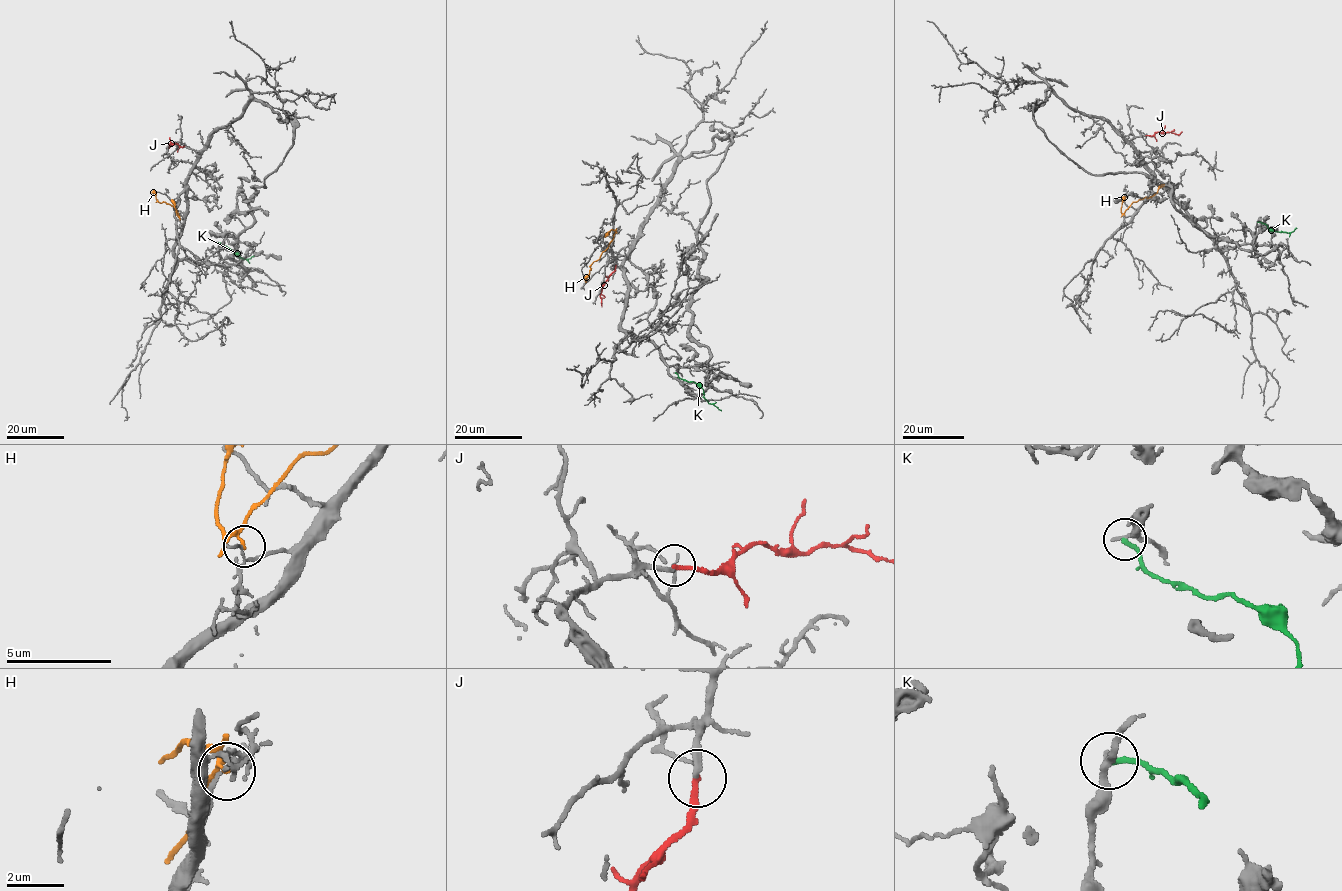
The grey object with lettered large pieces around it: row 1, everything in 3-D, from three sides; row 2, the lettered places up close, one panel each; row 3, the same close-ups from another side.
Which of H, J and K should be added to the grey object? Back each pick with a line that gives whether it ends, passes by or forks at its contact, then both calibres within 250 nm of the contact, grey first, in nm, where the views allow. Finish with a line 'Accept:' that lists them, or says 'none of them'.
J: it ends; calibres 170 and 190 nm
Accept: J

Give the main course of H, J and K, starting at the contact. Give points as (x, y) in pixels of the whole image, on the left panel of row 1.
H: (180, 218), (173, 206), (156, 201), (153, 190)
J: (184, 145), (176, 143), (169, 147), (169, 144)
K: (218, 242), (243, 259), (254, 255)

